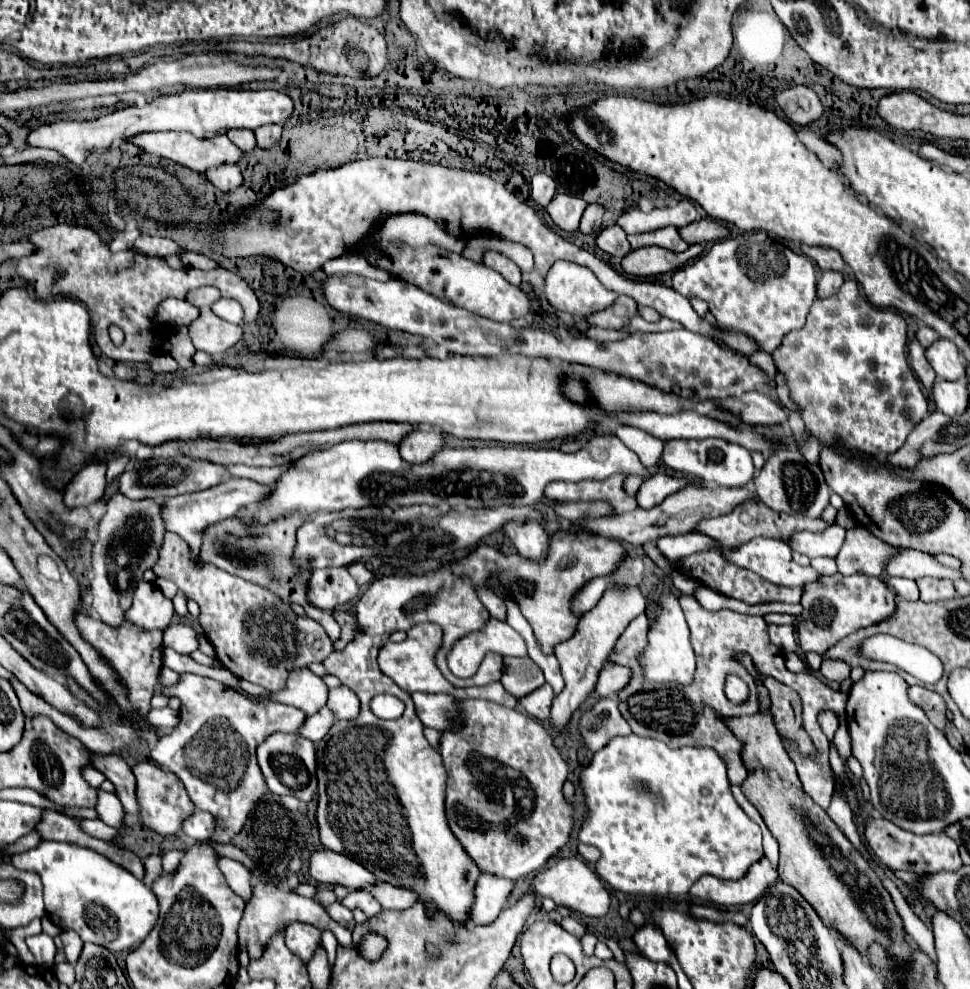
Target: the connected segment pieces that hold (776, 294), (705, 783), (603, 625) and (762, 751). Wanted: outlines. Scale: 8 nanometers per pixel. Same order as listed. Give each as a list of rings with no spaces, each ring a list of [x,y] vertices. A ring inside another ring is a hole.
[[[767,232],[739,234],[735,238],[725,238],[713,244],[713,248],[705,256],[701,256],[699,260],[687,264],[685,268],[673,274],[673,288],[685,298],[695,296],[705,300],[709,304],[709,312],[715,316],[717,326],[721,330],[735,330],[749,336],[759,344],[759,350],[767,354],[773,354],[781,346],[785,334],[803,328],[807,312],[813,300],[817,298],[813,264],[807,258],[791,252],[787,246],[769,238]]]
[[[635,734],[629,736],[617,736],[613,738],[607,746],[603,746],[599,752],[593,754],[593,760],[589,766],[585,766],[579,774],[579,784],[583,788],[583,802],[585,802],[585,818],[579,828],[579,840],[583,844],[595,846],[601,852],[601,858],[593,864],[595,872],[601,880],[605,880],[611,888],[629,894],[629,896],[685,896],[689,888],[693,886],[695,880],[699,880],[703,874],[711,874],[723,880],[737,880],[741,878],[747,868],[763,858],[763,848],[761,848],[761,828],[745,816],[741,806],[735,802],[729,790],[729,780],[727,780],[727,770],[725,762],[717,756],[715,750],[711,748],[669,748],[659,740],[653,738],[641,738]]]
[[[613,584],[611,588],[605,590],[599,604],[579,618],[575,634],[567,642],[557,644],[555,656],[557,656],[559,664],[561,664],[565,688],[553,700],[551,724],[555,728],[565,728],[567,726],[573,710],[577,710],[583,704],[583,700],[589,696],[589,692],[593,690],[593,686],[597,682],[597,674],[603,668],[603,662],[607,660],[609,652],[613,650],[617,638],[621,636],[621,632],[627,628],[627,624],[635,616],[645,612],[645,606],[647,606],[647,602],[645,602],[645,596],[643,596],[639,586],[629,586],[627,584],[627,586],[621,588],[619,584]]]
[[[759,682],[759,712],[753,716],[733,716],[723,720],[731,732],[743,742],[741,756],[745,760],[747,778],[741,784],[745,798],[759,810],[767,828],[779,842],[779,878],[797,888],[809,904],[819,910],[841,936],[855,942],[855,948],[865,956],[871,942],[883,944],[893,956],[911,960],[913,944],[907,942],[901,918],[893,906],[889,892],[869,862],[853,848],[829,814],[815,804],[801,786],[793,760],[787,756],[783,742],[769,714],[771,700],[767,688]]]

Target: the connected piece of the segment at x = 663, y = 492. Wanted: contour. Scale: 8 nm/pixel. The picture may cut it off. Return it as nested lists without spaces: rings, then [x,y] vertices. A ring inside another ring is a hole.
[[[655,474],[641,484],[641,490],[637,490],[637,494],[635,494],[637,506],[645,508],[645,510],[653,508],[653,506],[661,504],[669,494],[675,494],[685,484],[689,484],[689,480],[685,480],[685,478]]]

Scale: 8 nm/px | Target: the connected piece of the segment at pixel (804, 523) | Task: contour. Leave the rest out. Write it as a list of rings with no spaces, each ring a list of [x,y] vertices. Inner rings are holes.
[[[751,502],[751,504],[743,504],[743,506],[735,508],[735,512],[727,514],[727,516],[701,520],[695,530],[703,532],[707,536],[713,536],[713,540],[719,540],[723,548],[729,548],[729,546],[737,546],[739,542],[747,542],[747,540],[751,540],[755,536],[767,536],[767,538],[787,540],[787,536],[791,536],[791,532],[797,532],[799,528],[823,530],[823,528],[827,528],[827,524],[823,520],[803,520],[803,518],[789,516],[785,512],[775,512],[769,506],[765,506],[763,502]]]

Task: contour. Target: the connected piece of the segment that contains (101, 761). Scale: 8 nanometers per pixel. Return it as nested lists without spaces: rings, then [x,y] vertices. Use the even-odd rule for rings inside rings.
[[[91,754],[91,764],[99,772],[103,772],[113,784],[115,784],[115,794],[121,800],[123,808],[127,814],[137,814],[137,800],[135,800],[135,776],[129,768],[129,764],[119,756],[119,754]]]

